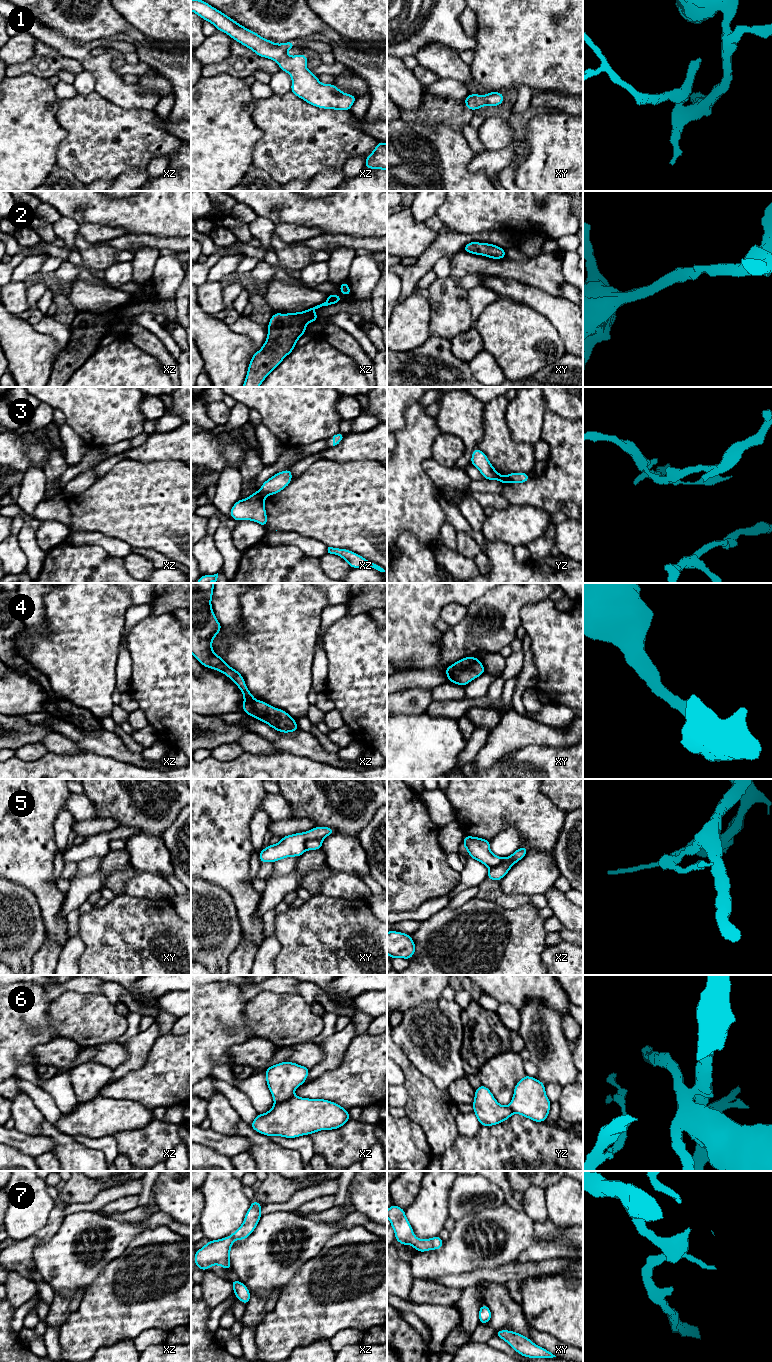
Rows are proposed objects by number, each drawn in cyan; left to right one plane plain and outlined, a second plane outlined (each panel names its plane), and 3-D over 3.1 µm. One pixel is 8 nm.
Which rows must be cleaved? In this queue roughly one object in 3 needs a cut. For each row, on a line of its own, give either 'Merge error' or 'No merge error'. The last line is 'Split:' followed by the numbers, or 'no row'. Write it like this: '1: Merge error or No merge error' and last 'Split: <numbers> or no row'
1: No merge error
2: No merge error
3: Merge error
4: No merge error
5: Merge error
6: Merge error
7: No merge error
Split: 3, 5, 6

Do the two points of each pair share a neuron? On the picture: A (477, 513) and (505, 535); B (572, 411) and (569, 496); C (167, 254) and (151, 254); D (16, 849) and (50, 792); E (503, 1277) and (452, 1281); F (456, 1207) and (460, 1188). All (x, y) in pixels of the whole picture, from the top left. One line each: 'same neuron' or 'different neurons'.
A: different neurons
B: different neurons
C: different neurons
D: same neuron
E: same neuron
F: same neuron

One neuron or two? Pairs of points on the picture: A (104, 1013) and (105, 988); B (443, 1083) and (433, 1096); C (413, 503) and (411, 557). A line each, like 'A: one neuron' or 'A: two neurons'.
A: two neurons
B: two neurons
C: two neurons

